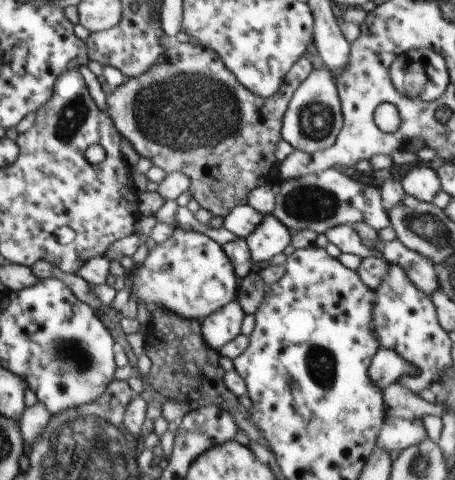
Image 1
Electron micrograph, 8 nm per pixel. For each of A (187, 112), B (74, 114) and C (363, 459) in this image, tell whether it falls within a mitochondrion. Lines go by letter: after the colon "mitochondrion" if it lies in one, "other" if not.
A: mitochondrion
B: mitochondrion
C: other

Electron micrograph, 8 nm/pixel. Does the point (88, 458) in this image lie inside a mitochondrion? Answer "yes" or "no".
yes

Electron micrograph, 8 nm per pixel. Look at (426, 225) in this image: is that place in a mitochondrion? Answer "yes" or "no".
yes

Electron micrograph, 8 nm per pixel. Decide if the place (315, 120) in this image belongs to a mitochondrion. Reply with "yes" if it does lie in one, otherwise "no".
yes

